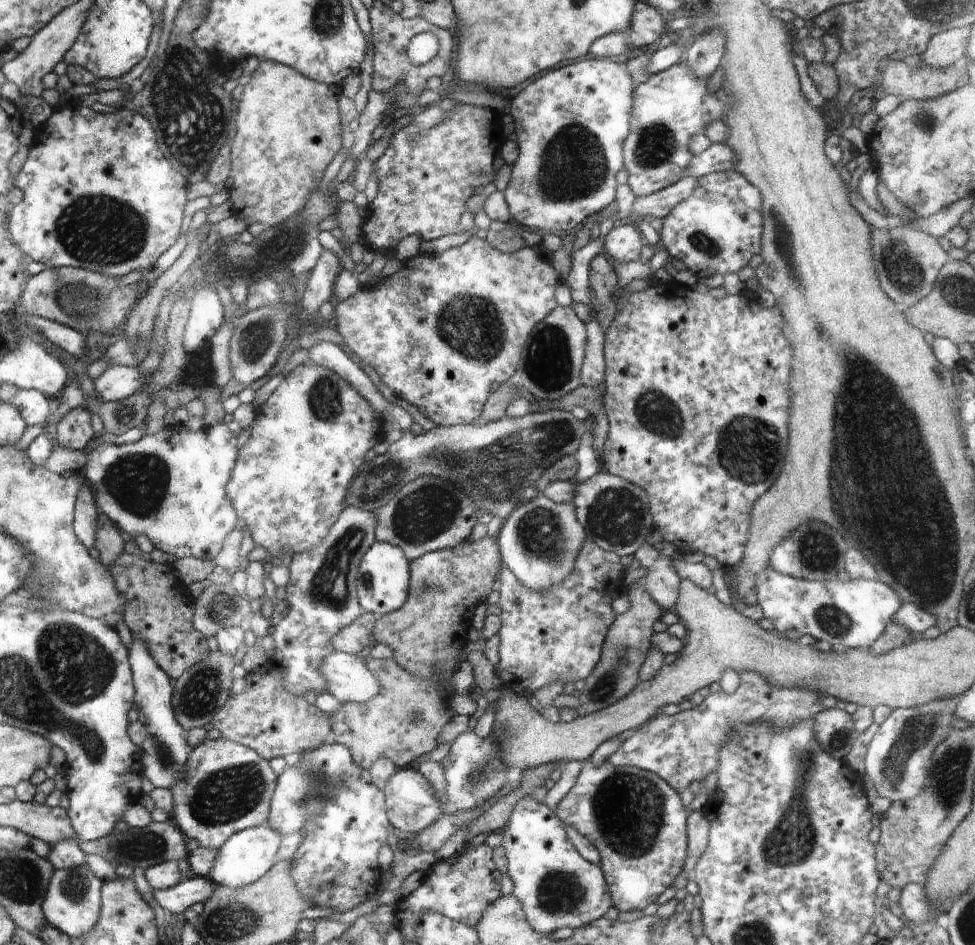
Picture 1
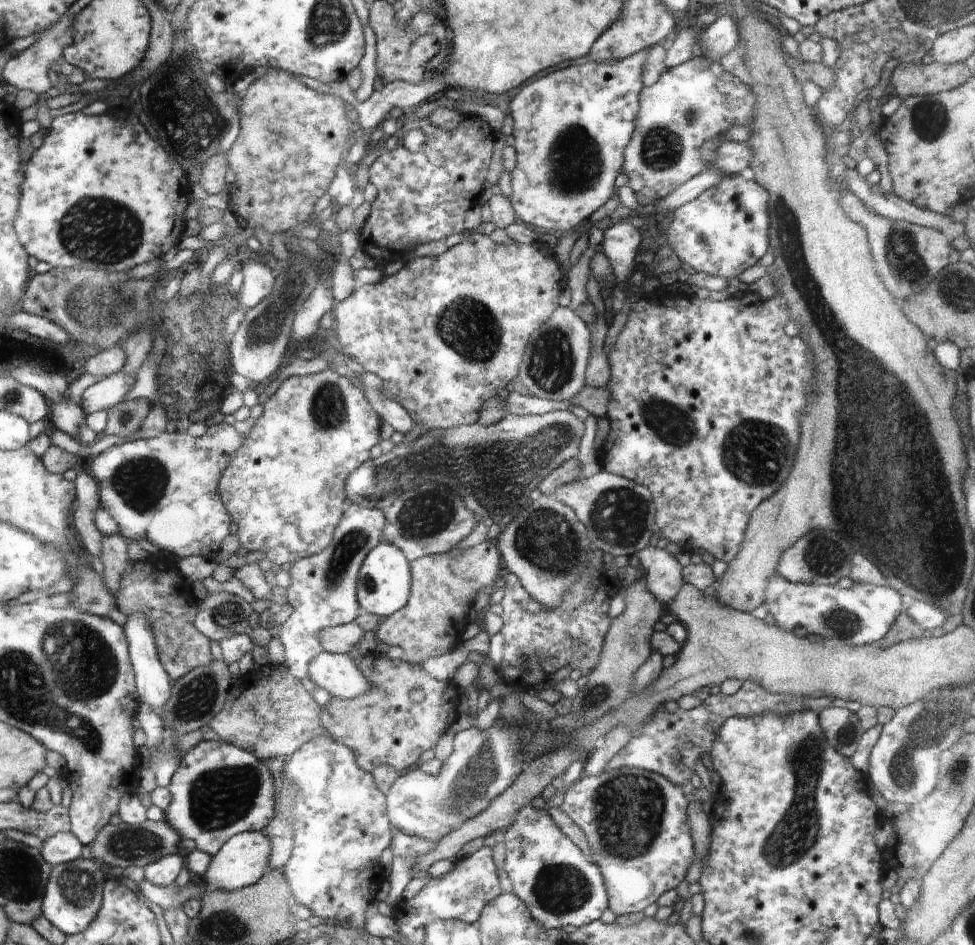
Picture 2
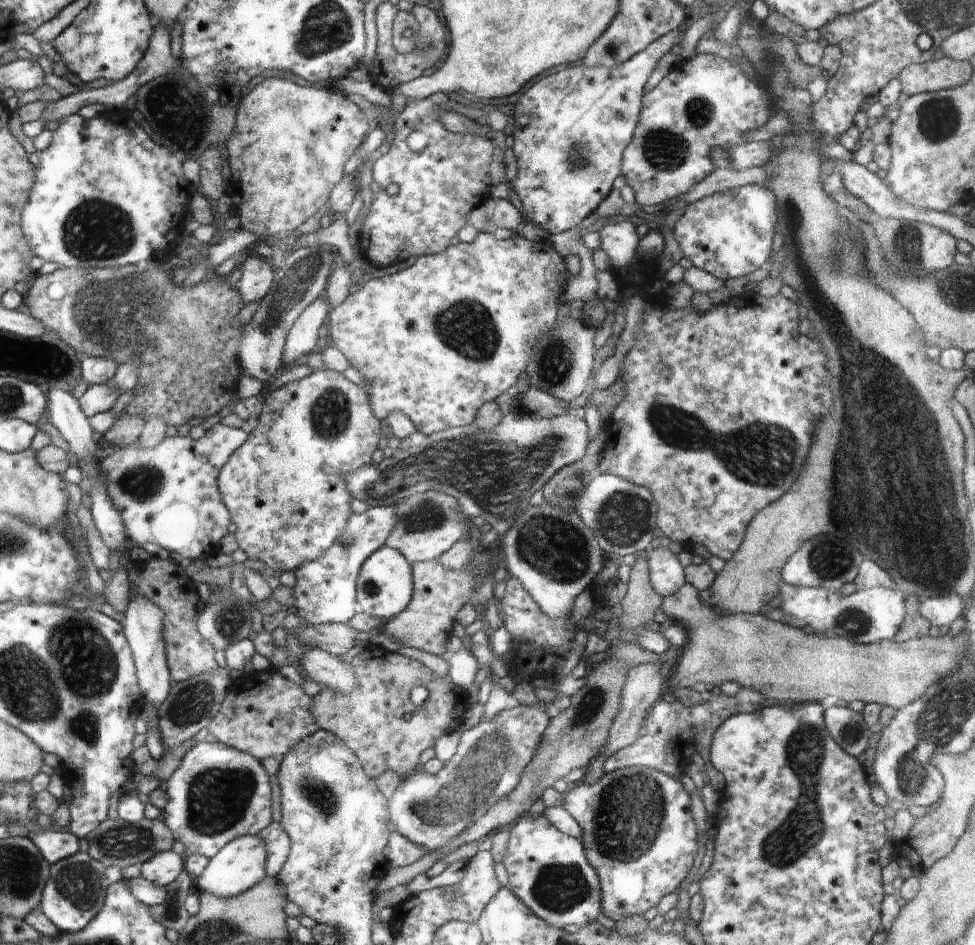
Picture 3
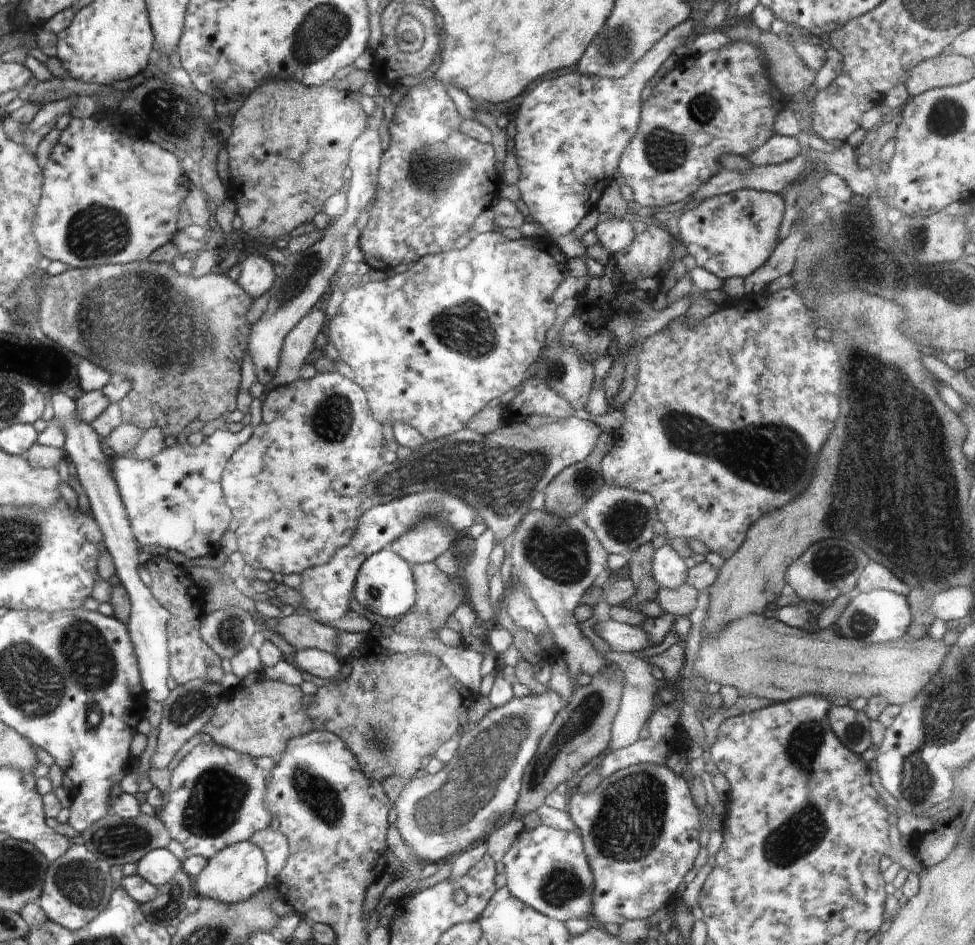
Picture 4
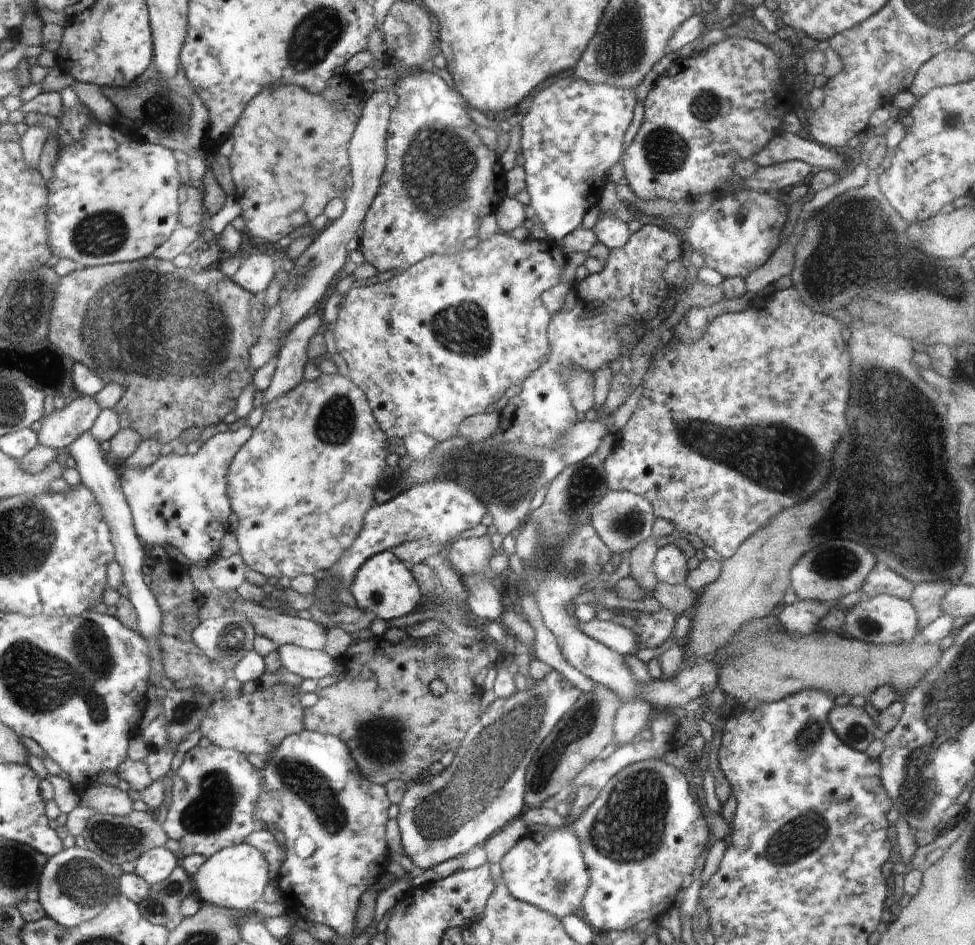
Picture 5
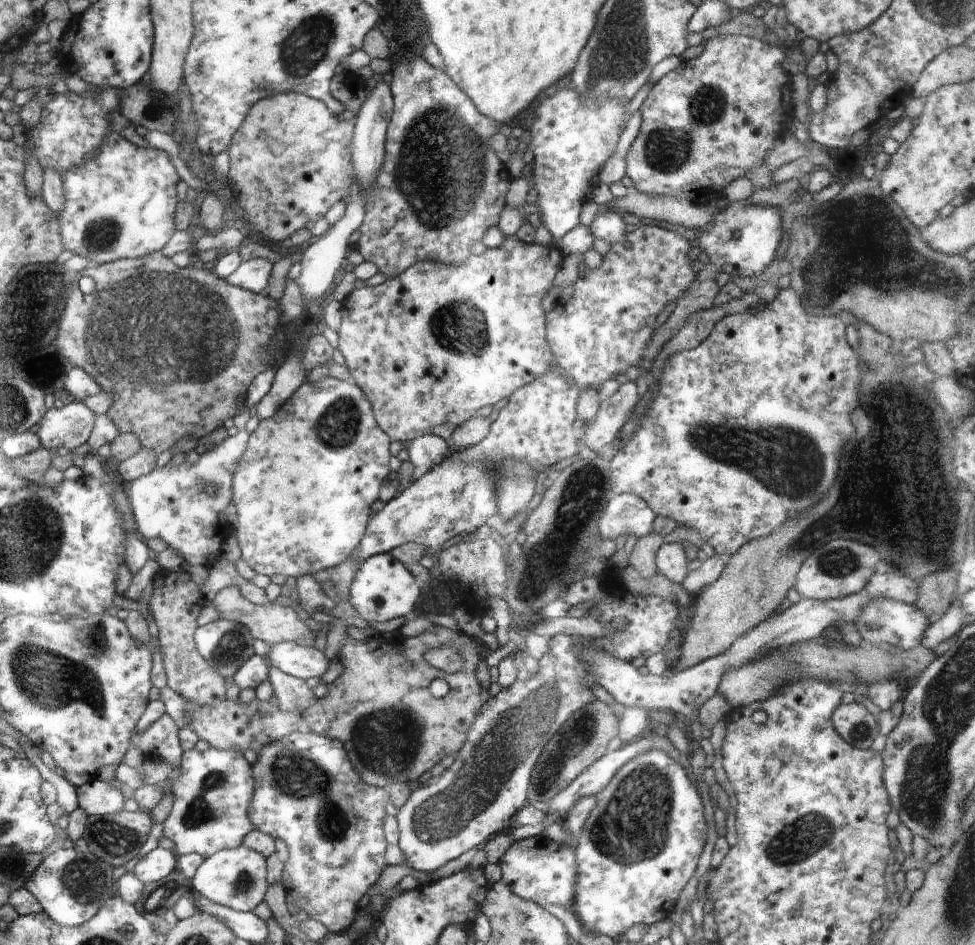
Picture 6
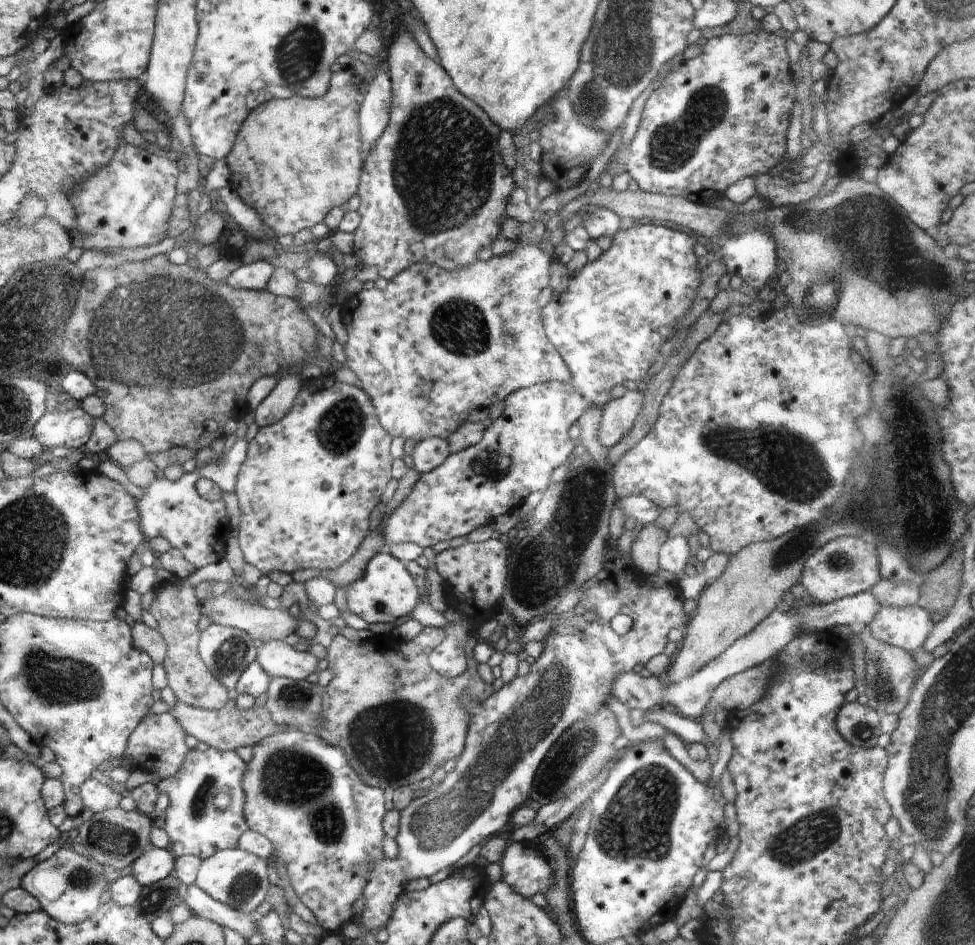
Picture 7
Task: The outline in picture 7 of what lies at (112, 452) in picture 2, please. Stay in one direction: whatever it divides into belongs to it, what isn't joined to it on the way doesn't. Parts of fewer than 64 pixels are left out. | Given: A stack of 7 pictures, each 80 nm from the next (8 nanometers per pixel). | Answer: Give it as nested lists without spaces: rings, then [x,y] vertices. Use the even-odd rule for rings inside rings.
[[[244,438],[236,441],[222,464],[219,462],[221,458],[218,458],[202,468],[196,467],[190,474],[184,473],[182,478],[176,482],[156,478],[150,483],[150,486],[143,489],[144,497],[138,499],[137,505],[146,536],[151,539],[156,536],[166,538],[170,546],[180,550],[183,557],[197,569],[225,558],[225,544],[233,531],[233,526],[228,521],[224,509],[225,501],[223,498],[214,501],[204,499],[197,493],[195,483],[200,478],[208,478],[218,484],[224,494],[234,491],[238,471],[246,458],[247,444]]]

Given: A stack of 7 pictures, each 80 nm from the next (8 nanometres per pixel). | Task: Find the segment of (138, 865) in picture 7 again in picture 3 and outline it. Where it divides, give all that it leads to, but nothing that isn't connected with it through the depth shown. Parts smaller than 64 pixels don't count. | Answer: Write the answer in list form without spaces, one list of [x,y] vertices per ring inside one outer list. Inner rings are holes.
[[[172,850],[158,852],[140,866],[142,877],[158,887],[170,885],[178,878],[182,870],[185,870],[184,856]]]

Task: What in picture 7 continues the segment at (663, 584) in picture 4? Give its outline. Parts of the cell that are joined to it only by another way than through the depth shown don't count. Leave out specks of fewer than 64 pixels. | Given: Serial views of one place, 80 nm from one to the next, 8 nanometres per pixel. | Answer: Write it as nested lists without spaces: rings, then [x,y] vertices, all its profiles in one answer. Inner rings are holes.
[[[675,536],[666,539],[659,552],[660,571],[682,578],[690,558],[690,547],[686,537]]]

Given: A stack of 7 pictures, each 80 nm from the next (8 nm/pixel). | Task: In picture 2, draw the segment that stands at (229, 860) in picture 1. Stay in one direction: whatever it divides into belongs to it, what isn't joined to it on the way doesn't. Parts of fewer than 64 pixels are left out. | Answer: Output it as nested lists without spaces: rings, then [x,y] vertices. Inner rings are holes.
[[[244,831],[231,836],[212,857],[206,874],[200,879],[208,889],[235,891],[254,884],[269,869],[271,838],[262,831]]]

